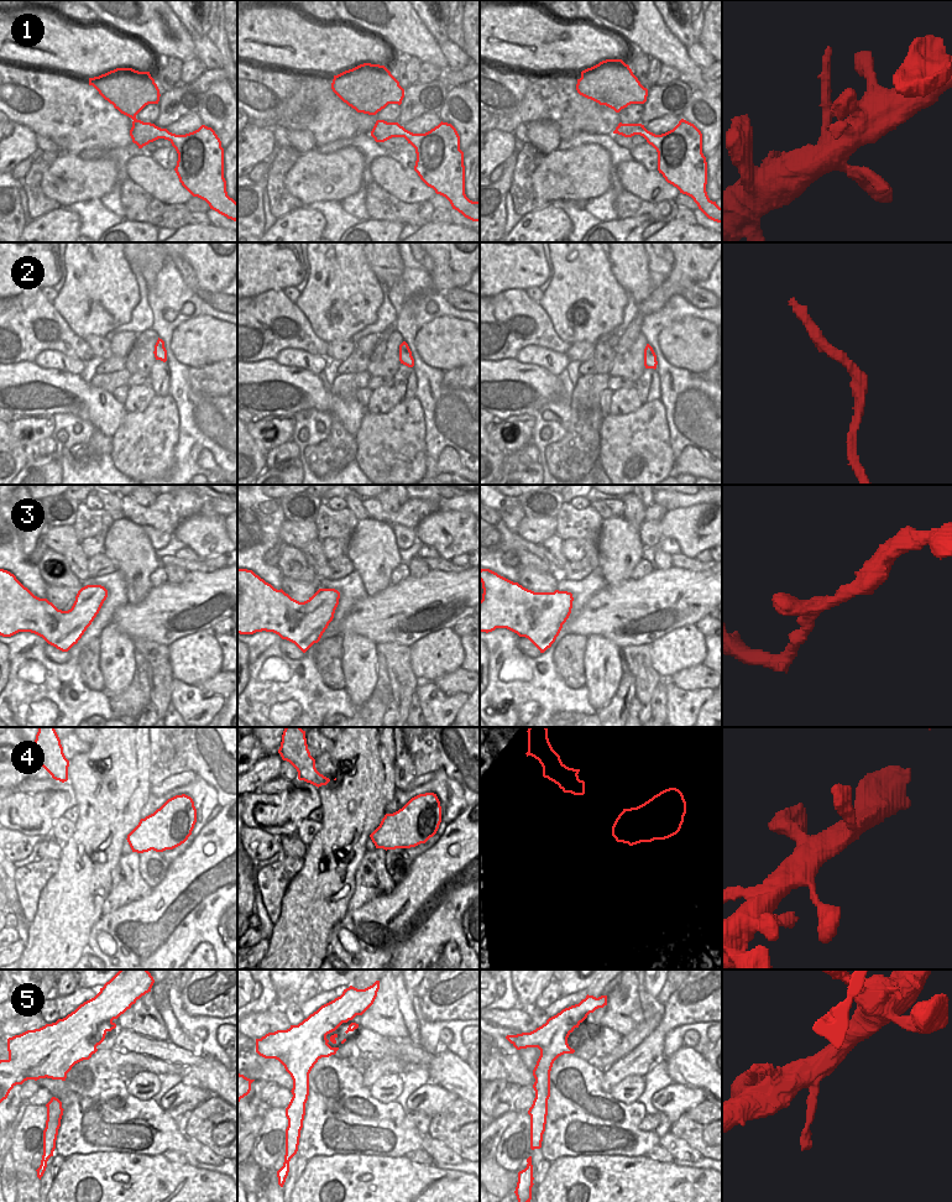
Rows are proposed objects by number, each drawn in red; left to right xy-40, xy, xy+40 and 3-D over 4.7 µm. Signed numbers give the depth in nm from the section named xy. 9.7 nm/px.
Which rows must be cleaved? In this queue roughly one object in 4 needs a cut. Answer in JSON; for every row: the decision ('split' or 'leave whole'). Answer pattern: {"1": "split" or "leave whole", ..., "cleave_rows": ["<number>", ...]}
{"1": "leave whole", "2": "leave whole", "3": "leave whole", "4": "leave whole", "5": "leave whole", "cleave_rows": []}

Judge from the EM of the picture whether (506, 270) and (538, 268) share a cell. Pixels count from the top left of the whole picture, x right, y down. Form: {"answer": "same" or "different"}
{"answer": "same"}

